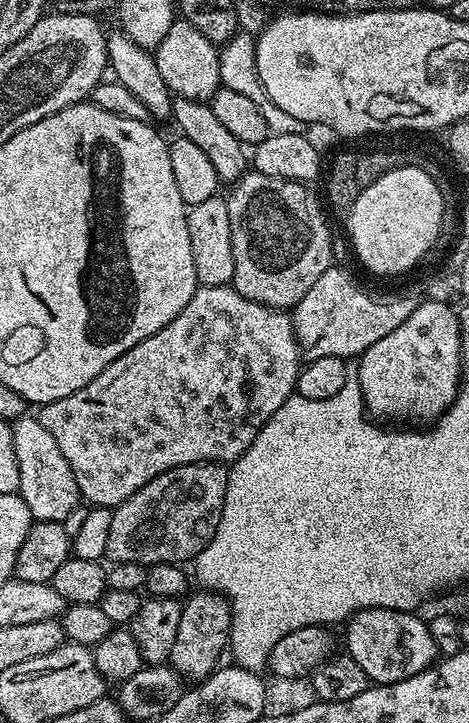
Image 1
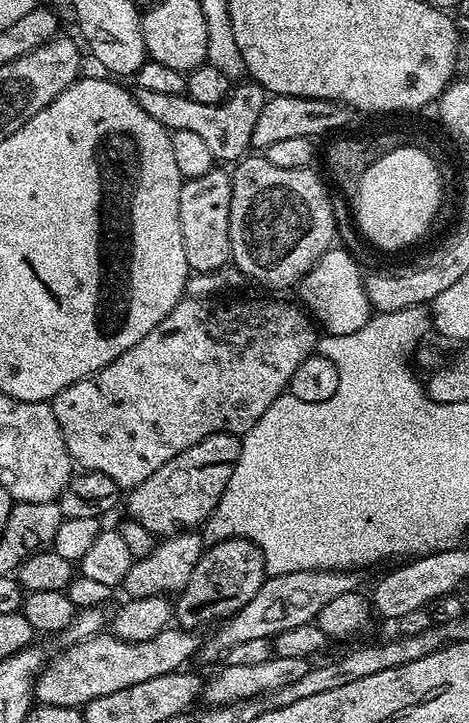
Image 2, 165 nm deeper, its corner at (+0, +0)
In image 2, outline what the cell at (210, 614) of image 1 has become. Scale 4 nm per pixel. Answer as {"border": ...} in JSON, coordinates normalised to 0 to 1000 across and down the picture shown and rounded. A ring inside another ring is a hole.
{"border":[[[490,744],[437,757],[405,794],[405,805],[371,830],[371,858],[394,871],[429,871],[441,863],[467,864],[497,852],[563,808],[567,793],[559,761],[542,750]]]}

